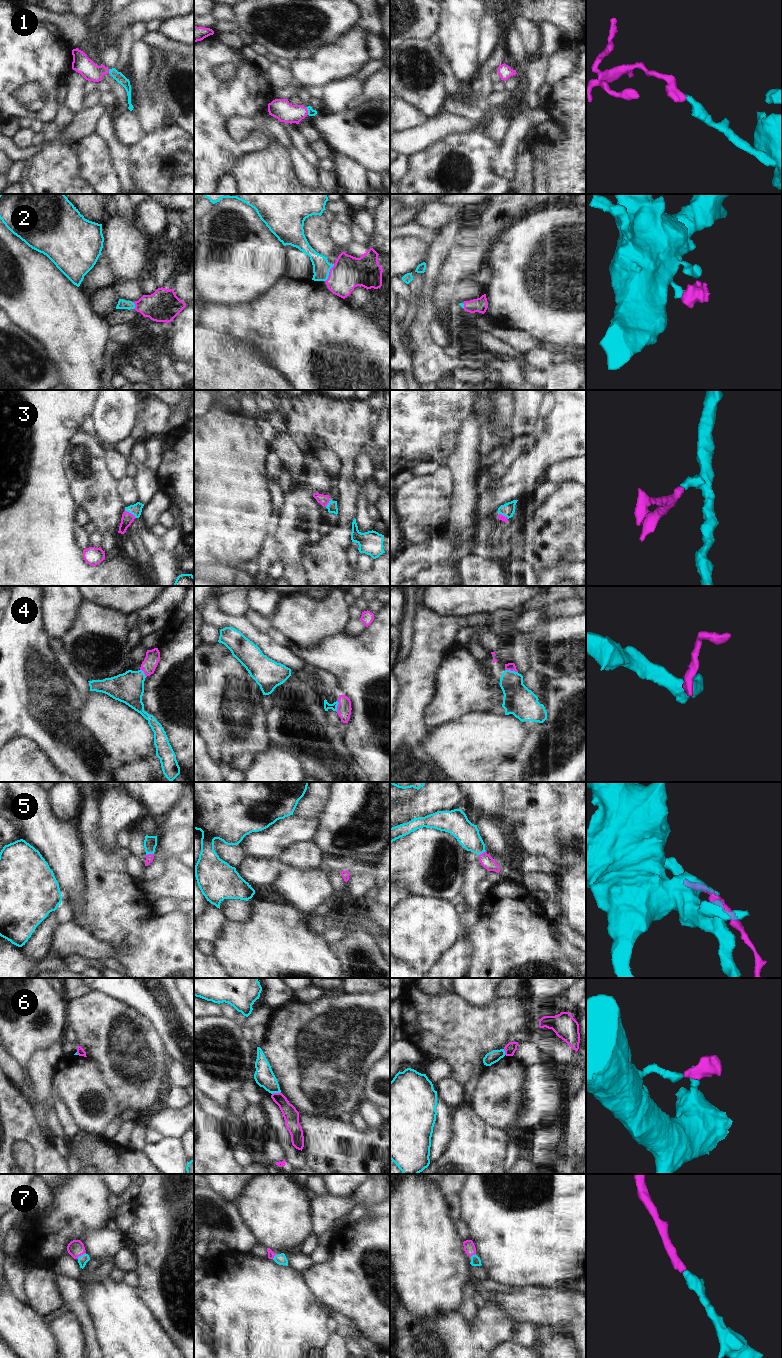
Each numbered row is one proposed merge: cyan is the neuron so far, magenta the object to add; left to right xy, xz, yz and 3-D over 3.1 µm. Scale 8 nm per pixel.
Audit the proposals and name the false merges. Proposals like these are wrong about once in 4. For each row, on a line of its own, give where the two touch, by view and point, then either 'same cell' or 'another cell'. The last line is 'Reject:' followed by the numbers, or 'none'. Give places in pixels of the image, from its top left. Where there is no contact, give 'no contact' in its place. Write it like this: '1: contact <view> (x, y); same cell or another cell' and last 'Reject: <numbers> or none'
1: contact xz (308, 111); same cell
2: contact xz (329, 271); same cell
3: contact xy (130, 512); same cell
4: contact yz (511, 671); same cell
5: contact xy (149, 853); same cell
6: contact xz (276, 1092); another cell
7: contact xy (81, 1255); same cell
Reject: 6

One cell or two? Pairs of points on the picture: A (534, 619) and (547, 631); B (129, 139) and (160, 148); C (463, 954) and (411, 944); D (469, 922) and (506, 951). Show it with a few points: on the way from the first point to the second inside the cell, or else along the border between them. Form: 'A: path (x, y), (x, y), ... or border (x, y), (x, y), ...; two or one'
A: border (544, 618), (530, 631); two
B: border (145, 134), (129, 147); two
C: border (462, 934), (431, 967); two
D: border (477, 911), (478, 918), (472, 928), (471, 948); two

